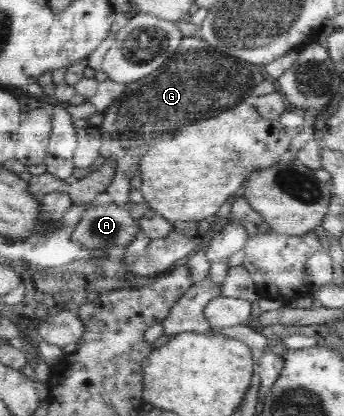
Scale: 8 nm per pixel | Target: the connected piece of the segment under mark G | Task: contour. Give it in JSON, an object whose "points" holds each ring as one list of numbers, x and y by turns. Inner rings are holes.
{"points":[[184,37,172,59,147,77,128,83,125,91,103,111,105,120,99,129,101,151,89,167,75,168,71,179,85,178,97,167,111,161,114,163,114,176,107,192,113,203,128,204,132,188,129,183,138,171,140,158,149,153,147,147,157,143,157,139,165,139,169,133,175,135,187,125,220,115,221,111,228,111,249,100,253,87,263,81,261,70,259,64,215,52,201,38]]}

